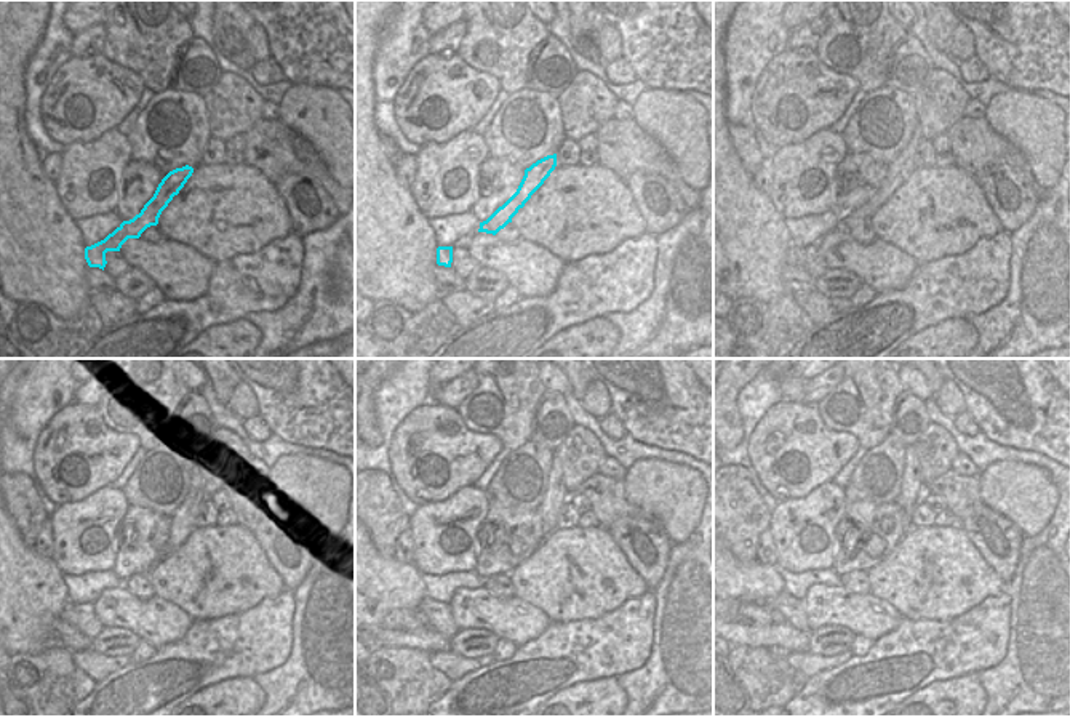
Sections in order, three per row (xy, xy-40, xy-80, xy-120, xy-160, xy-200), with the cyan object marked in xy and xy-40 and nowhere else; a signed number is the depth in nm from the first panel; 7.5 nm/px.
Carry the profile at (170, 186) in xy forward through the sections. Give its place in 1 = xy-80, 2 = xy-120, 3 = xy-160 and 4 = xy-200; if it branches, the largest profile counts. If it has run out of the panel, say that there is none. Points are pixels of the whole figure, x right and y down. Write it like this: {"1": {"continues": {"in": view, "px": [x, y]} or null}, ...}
{"1": {"continues": {"in": "xy-80", "px": [902, 165]}}, "2": {"continues": {"in": "xy-120", "px": [184, 520]}}, "3": {"continues": {"in": "xy-160", "px": [555, 493]}}, "4": {"continues": {"in": "xy-200", "px": [912, 490]}}}

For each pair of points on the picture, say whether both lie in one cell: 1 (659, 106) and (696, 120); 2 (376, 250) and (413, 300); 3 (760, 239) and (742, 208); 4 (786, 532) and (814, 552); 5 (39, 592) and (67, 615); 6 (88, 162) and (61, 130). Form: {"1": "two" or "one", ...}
{"1": "one", "2": "one", "3": "one", "4": "one", "5": "two", "6": "two"}

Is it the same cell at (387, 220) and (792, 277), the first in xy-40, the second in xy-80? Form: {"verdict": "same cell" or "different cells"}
{"verdict": "different cells"}

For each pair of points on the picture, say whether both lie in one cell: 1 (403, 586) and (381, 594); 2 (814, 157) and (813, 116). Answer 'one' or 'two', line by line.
1: one
2: two

